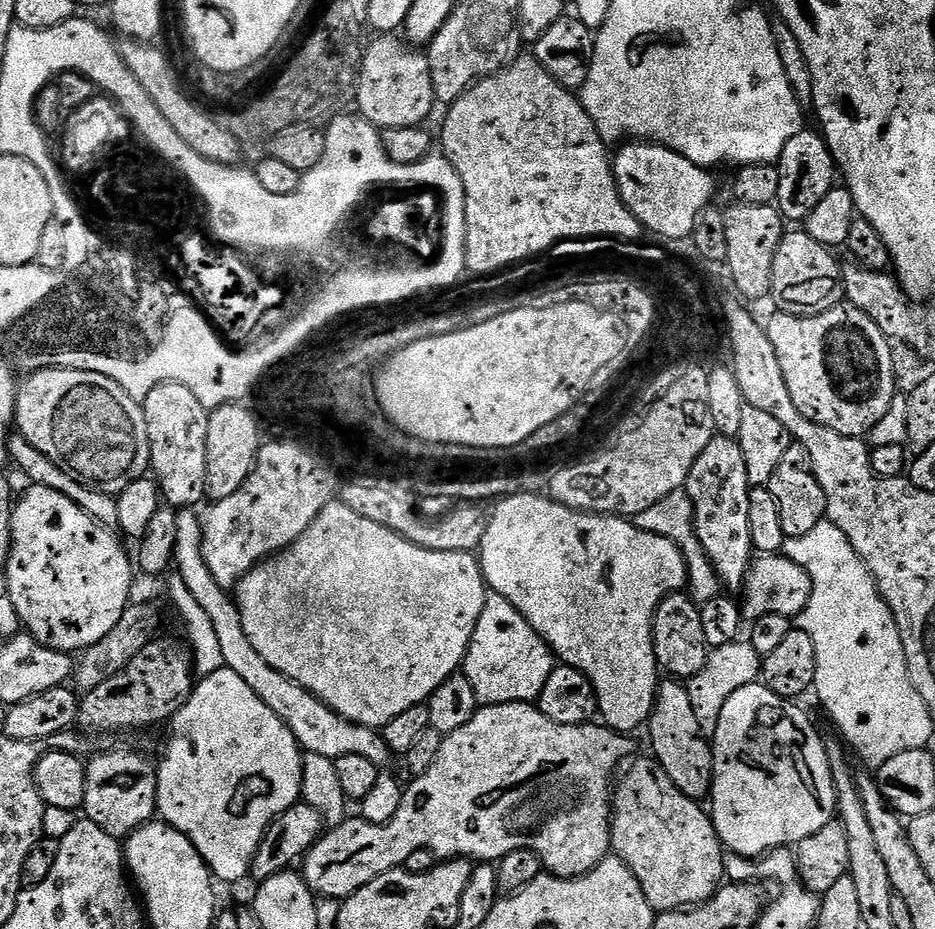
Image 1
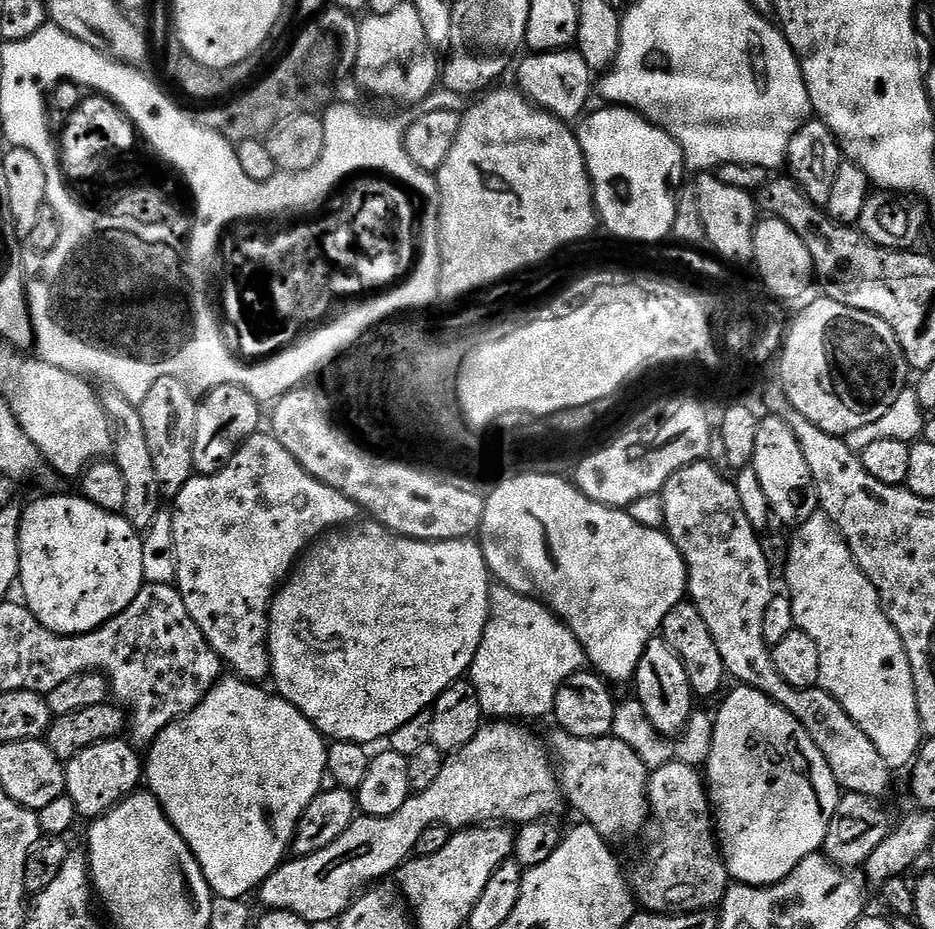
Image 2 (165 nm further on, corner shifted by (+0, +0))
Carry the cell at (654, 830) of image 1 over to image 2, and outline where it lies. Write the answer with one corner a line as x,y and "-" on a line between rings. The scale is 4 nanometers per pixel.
553,731
552,744
550,740
550,752
554,757
554,767
556,775
560,781
560,790
563,799
577,812
579,819
583,823
594,826
598,834
602,834
605,840
615,842
624,840
627,836
636,836
645,831
650,820
648,811
648,777
650,770
638,758
636,751
626,742
622,742
619,735
609,734
591,740
590,738
574,738
567,736
565,732

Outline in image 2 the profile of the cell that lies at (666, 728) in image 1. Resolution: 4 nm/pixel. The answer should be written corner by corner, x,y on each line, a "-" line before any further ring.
653,638
646,646
642,658
638,662
638,670
634,677
636,684
635,699
640,701
642,710
646,710
646,718
665,738
679,737
685,731
688,719
694,711
694,697
690,678
686,678
686,666
674,654
674,650
662,638

